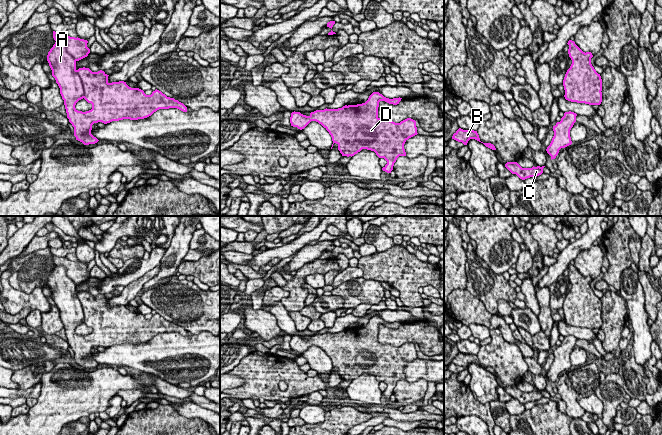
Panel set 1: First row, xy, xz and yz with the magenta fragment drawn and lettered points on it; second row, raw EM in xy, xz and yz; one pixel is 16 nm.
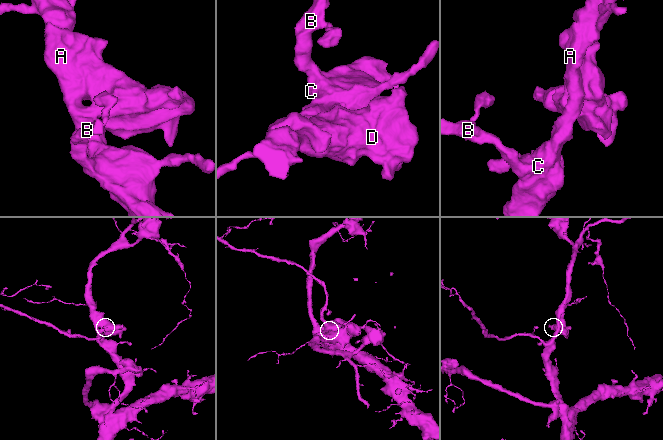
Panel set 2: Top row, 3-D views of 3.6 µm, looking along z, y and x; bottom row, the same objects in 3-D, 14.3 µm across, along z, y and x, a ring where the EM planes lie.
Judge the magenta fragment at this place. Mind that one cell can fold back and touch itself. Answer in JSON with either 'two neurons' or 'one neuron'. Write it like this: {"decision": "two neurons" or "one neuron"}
{"decision": "one neuron"}

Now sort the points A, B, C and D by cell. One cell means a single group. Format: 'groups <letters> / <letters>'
groups A B C D

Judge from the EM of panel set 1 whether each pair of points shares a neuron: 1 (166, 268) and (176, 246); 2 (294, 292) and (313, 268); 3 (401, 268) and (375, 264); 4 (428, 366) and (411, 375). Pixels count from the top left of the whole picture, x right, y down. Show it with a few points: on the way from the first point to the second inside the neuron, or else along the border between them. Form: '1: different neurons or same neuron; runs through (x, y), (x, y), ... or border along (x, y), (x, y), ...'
1: same neuron; runs through (169, 263), (176, 251)
2: same neuron; runs through (295, 285), (306, 271)
3: same neuron; runs through (395, 266), (381, 266)
4: same neuron; runs through (424, 369), (417, 369), (415, 371)

